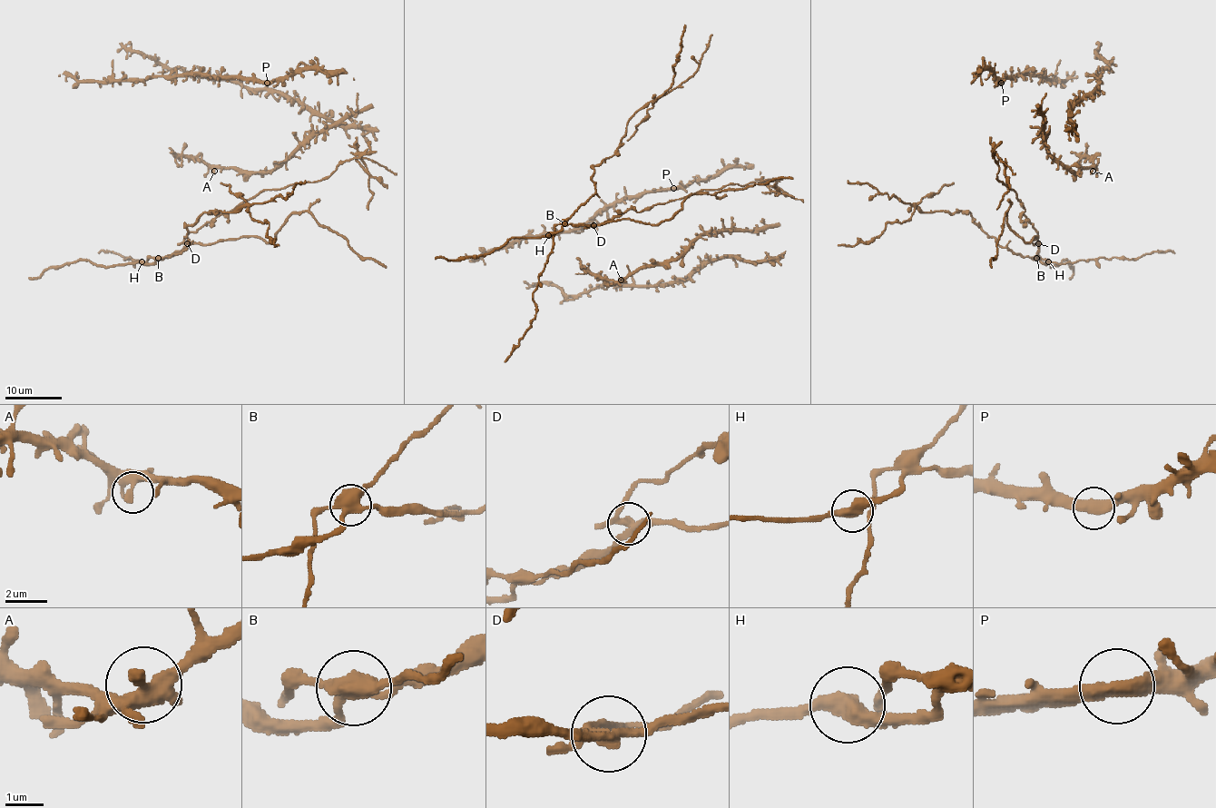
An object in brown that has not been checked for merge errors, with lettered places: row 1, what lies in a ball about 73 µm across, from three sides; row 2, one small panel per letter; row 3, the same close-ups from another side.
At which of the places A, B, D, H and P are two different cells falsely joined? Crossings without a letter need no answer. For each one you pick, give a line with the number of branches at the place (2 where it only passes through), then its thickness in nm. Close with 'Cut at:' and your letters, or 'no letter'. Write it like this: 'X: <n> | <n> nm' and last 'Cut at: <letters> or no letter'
B: 4 | 440 nm
D: 4 | 280 nm
H: 2 | 480 nm
Cut at: B, D, H

